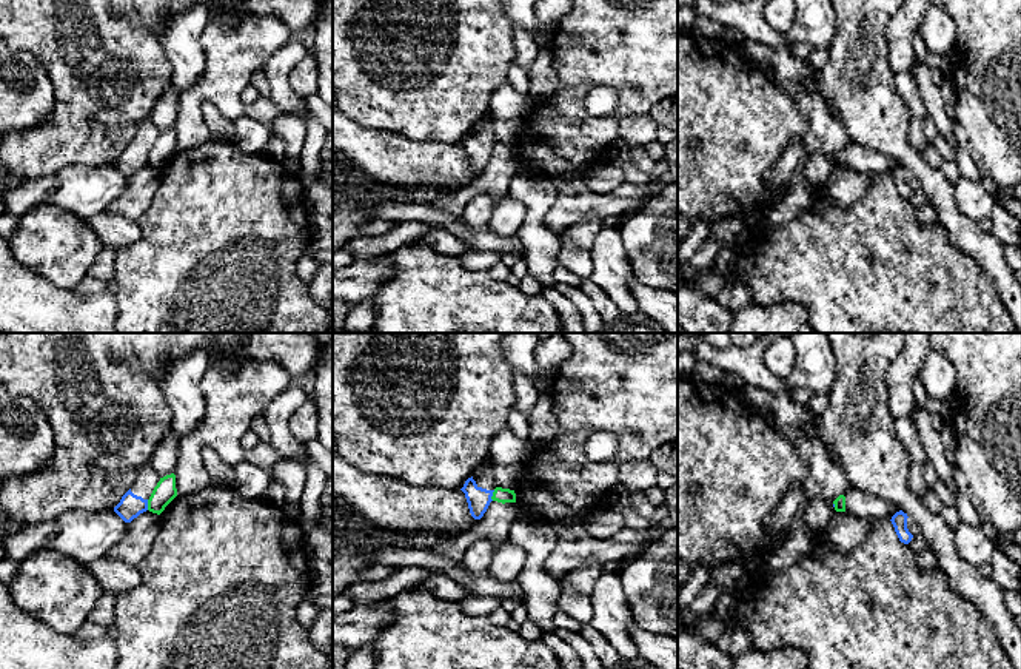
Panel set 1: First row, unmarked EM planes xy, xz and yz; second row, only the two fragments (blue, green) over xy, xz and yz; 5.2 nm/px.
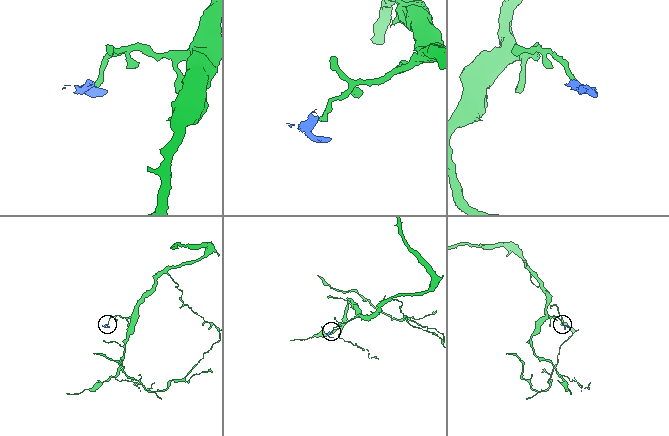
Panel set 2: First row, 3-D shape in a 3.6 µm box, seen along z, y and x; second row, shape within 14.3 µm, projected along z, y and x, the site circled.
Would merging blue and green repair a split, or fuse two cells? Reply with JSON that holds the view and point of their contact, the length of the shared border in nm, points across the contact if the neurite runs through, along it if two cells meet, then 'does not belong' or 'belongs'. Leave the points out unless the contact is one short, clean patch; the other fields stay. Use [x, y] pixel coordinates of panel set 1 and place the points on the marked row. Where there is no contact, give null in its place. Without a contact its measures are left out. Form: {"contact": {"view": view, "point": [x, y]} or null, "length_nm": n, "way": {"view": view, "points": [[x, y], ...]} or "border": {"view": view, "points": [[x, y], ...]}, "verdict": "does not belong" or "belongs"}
{"contact": {"view": "xy", "point": [147, 504]}, "length_nm": 60, "border": {"view": "xy", "points": [[147, 500], [148, 509]]}, "verdict": "does not belong"}

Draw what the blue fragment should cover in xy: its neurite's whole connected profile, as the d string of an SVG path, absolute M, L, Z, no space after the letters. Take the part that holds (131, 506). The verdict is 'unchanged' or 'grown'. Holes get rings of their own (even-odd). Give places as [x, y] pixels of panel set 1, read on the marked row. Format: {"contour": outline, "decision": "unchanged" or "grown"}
{"contour": "M151 464L140 469L137 479L131 489L122 496L114 512L125 521L131 523L140 513L148 510L148 499L160 481L160 476Z", "decision": "grown"}

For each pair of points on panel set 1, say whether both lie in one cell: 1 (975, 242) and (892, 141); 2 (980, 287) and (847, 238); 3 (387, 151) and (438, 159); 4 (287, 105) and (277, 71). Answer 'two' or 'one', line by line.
1: one
2: one
3: one
4: one

